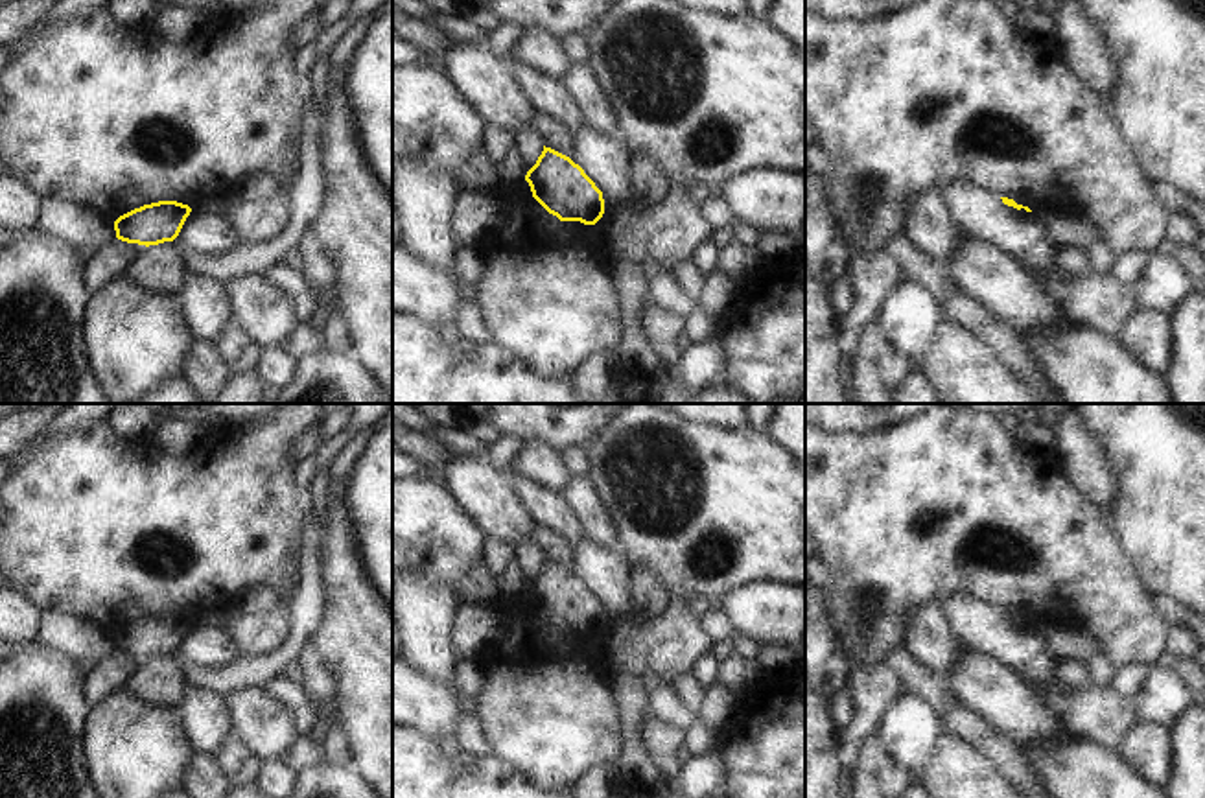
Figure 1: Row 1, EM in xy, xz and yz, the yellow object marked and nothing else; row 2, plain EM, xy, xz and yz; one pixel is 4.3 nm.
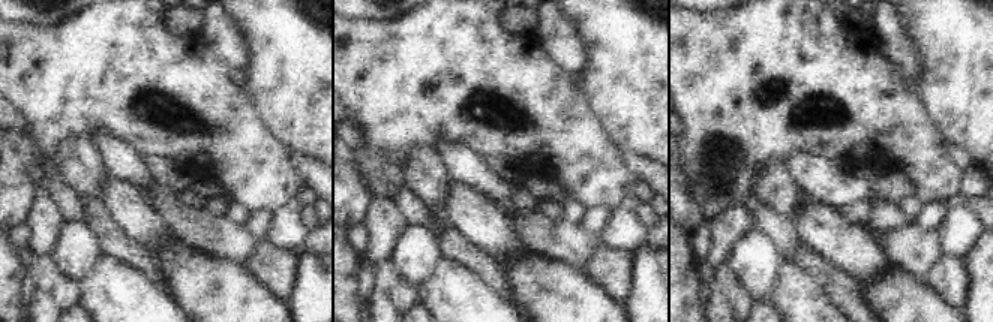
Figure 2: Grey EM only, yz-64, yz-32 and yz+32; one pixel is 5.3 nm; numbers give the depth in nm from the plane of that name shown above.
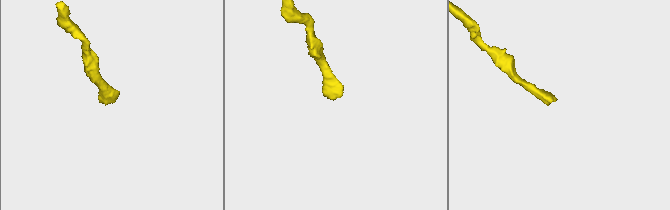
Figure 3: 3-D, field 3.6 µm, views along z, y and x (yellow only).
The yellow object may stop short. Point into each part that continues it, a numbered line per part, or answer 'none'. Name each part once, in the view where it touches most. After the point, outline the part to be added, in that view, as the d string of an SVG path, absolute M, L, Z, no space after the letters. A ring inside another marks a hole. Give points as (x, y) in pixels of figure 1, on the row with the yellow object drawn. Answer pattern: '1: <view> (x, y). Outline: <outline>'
none.

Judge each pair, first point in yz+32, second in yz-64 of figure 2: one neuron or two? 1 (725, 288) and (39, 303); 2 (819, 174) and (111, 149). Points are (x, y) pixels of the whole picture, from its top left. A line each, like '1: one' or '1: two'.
1: two
2: one

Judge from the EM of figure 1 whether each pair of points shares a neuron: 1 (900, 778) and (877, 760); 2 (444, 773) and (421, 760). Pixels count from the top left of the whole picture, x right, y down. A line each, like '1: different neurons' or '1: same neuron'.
1: same neuron
2: same neuron

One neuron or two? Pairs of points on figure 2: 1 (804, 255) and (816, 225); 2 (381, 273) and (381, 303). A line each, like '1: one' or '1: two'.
1: two
2: two

